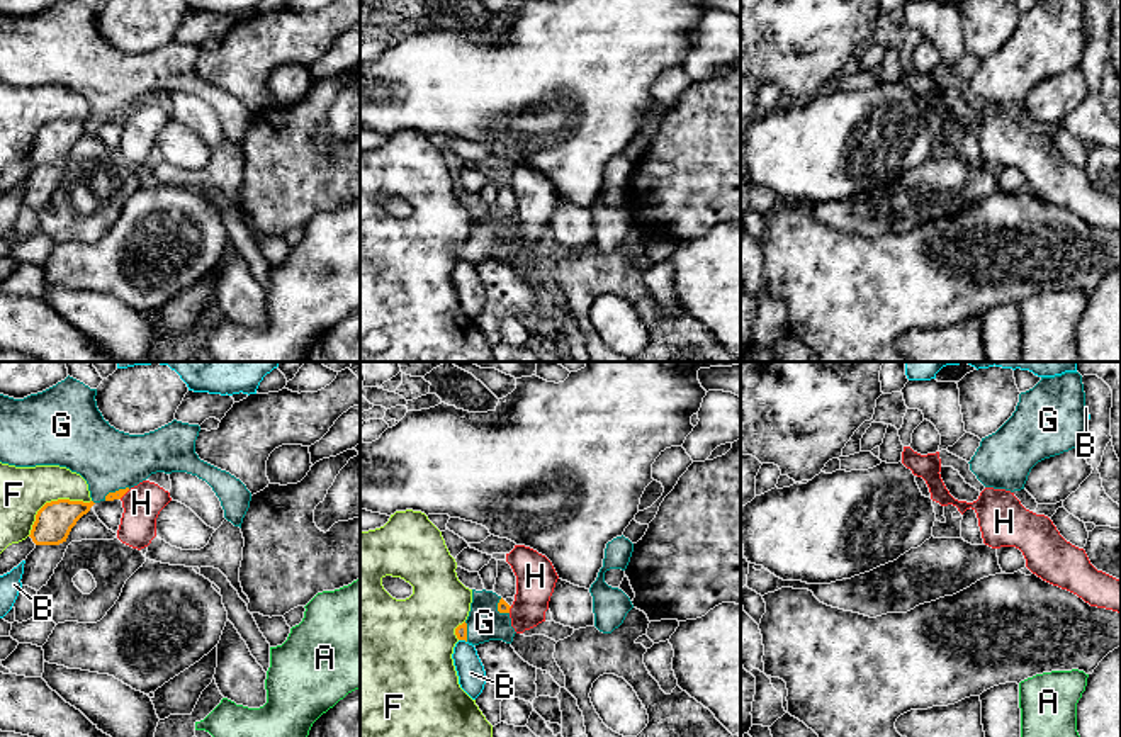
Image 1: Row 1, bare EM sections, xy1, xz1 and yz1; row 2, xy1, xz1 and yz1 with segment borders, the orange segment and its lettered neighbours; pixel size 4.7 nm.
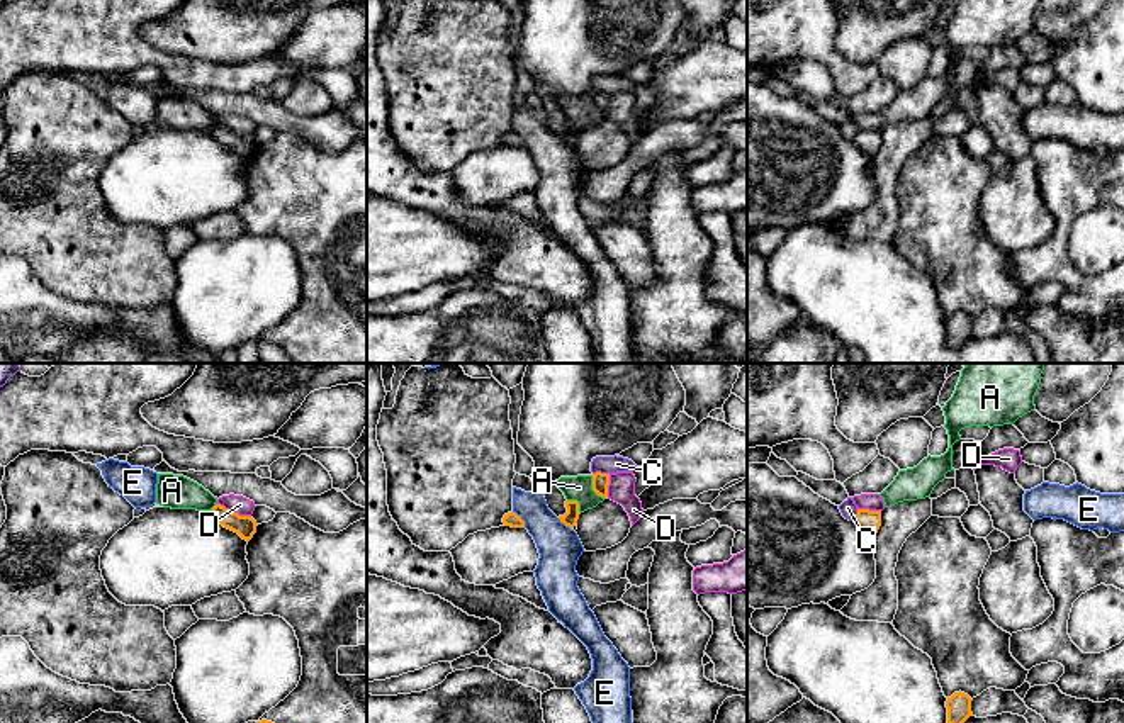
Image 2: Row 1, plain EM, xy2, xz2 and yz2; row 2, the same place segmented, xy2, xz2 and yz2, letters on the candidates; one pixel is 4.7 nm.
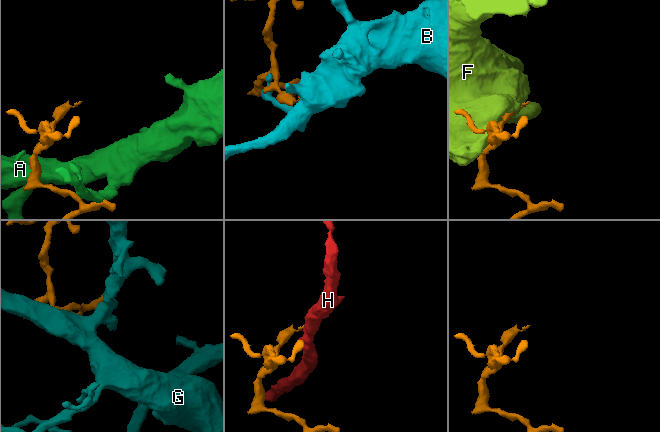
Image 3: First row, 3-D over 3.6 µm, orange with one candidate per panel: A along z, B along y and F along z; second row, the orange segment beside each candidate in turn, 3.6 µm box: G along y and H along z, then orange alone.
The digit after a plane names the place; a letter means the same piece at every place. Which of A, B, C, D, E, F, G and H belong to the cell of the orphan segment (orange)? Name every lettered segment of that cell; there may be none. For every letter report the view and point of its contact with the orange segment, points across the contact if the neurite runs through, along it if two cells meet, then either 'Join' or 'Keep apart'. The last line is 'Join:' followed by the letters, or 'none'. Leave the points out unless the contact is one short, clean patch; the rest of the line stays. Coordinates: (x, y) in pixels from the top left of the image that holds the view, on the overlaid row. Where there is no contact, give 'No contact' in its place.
A: Touches orange at xz2 (593, 489). Boundary: xz2 (591, 476), (591, 487), (605, 498). Keep apart
B: Touches orange at xz1 (462, 639). Keep apart
C: Touches orange at xz2 (600, 472). Keep apart
D: Touches orange at xy2 (235, 513). Boundary: xy2 (219, 503), (240, 515), (250, 516). Keep apart
E: Touches orange at xz2 (522, 520). Boundary: xz2 (513, 511), (525, 526). Keep apart
F: Touches orange at xy1 (51, 501). Keep apart
G: Touches orange at xz1 (466, 632). Path across: xz1 (461, 630), (466, 632), (478, 629), (484, 622). Join
H: Touches orange at xy1 (124, 493). Boundary: xy1 (129, 489), (119, 498). Keep apart
Join: G

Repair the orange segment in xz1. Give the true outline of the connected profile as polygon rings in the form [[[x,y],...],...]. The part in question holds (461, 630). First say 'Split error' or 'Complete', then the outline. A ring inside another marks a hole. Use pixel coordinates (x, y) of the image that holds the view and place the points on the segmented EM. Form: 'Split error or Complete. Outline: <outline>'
Split error. Outline: [[[472,589],[472,603],[467,620],[455,628],[459,640],[479,645],[489,640],[513,642],[510,605],[493,591]]]

